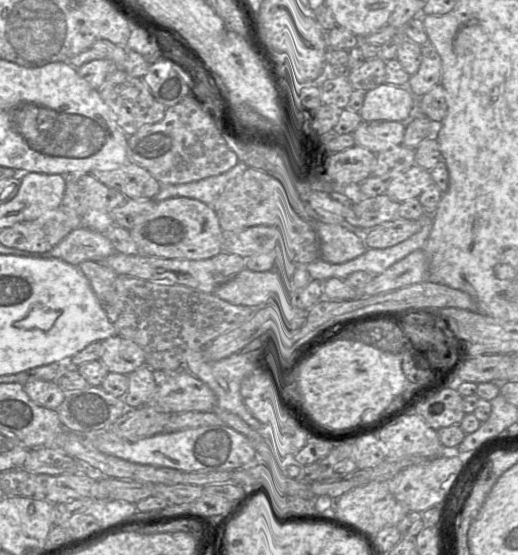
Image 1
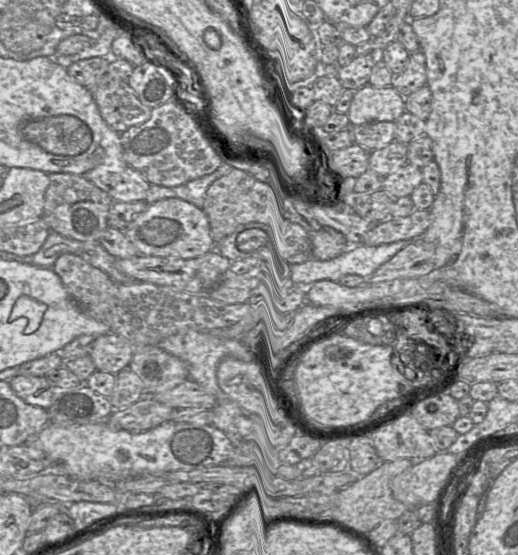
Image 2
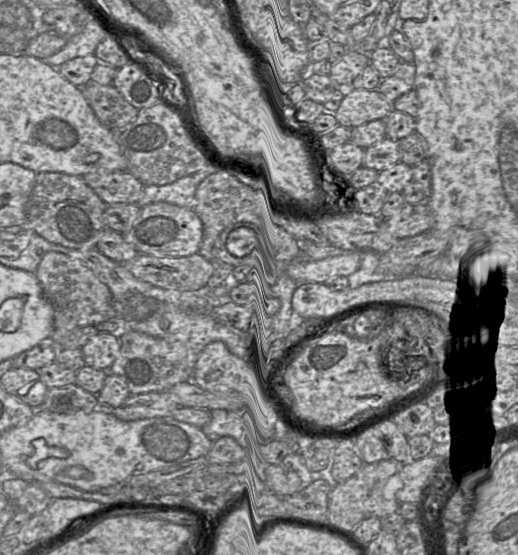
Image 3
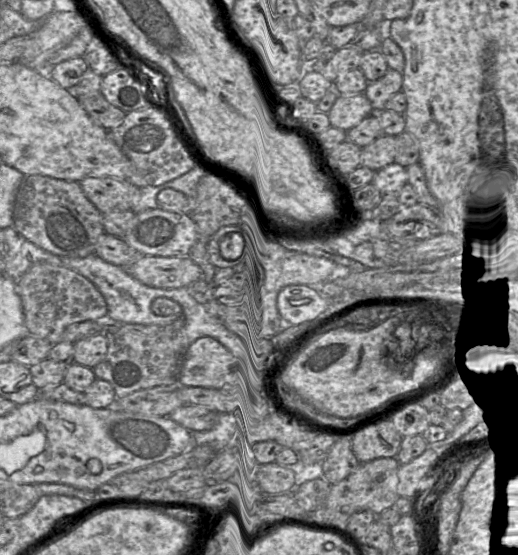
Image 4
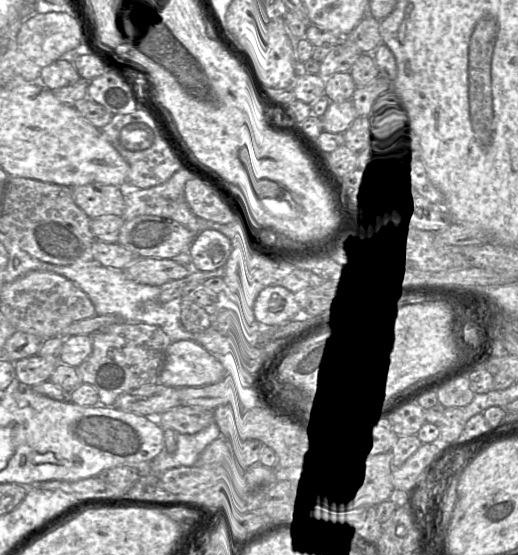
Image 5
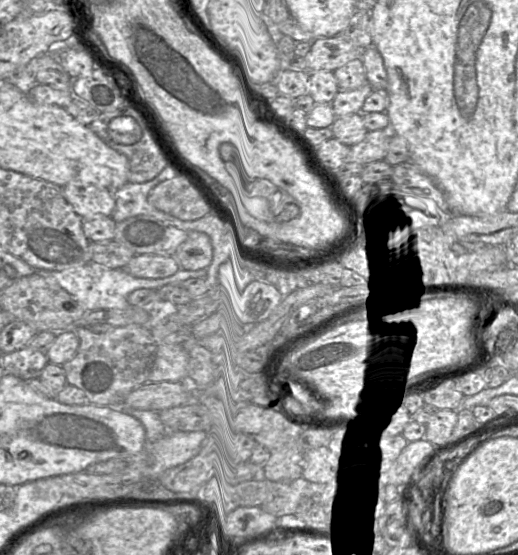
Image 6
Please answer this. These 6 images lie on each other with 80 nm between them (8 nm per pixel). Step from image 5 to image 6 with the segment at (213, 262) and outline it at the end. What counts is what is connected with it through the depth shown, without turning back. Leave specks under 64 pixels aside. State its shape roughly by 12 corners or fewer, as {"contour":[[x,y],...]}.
{"contour":[[198,231],[173,255],[181,269],[200,270],[213,260],[210,237]]}

